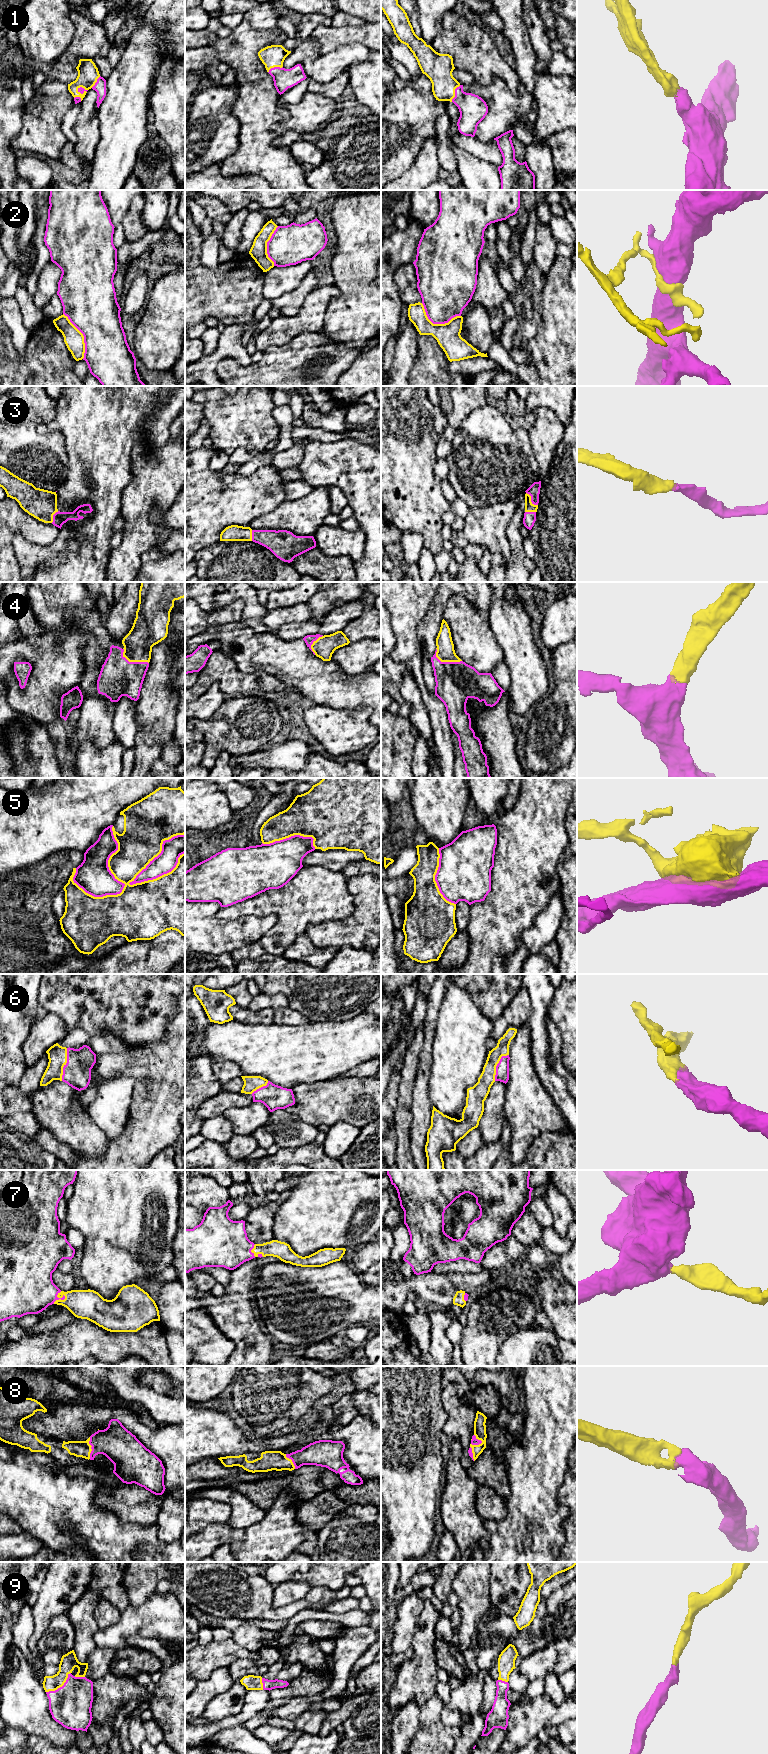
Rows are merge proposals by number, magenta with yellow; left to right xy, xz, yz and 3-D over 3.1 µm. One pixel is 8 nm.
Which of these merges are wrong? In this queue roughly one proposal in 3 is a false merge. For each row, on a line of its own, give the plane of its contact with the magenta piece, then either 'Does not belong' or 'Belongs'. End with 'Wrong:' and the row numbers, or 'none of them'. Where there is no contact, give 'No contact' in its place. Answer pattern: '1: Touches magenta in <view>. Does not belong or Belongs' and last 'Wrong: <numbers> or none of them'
1: Touches magenta in yz. Belongs
2: Touches magenta in yz. Does not belong
3: Touches magenta in yz. Belongs
4: Touches magenta in xy. Belongs
5: Touches magenta in xy. Does not belong
6: Touches magenta in xy. Belongs
7: Touches magenta in xy. Belongs
8: Touches magenta in xy. Belongs
9: Touches magenta in xy. Belongs
Wrong: 2, 5

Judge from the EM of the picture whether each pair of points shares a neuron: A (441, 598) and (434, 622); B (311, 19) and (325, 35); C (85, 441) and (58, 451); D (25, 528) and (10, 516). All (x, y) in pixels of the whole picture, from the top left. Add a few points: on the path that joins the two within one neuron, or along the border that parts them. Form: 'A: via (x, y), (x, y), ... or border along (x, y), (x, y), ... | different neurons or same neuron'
A: via (439, 604), (434, 616) | same neuron
B: border along (331, 24), (318, 26), (308, 37) | different neurons
C: border along (55, 429), (62, 433), (65, 440), (67, 471) | different neurons
D: via (21, 524), (14, 520) | same neuron

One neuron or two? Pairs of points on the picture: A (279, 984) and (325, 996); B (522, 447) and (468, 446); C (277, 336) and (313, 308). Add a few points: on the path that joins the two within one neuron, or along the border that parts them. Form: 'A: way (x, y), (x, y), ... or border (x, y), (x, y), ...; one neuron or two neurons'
A: way (290, 984), (314, 985); one neuron
B: way (509, 448), (486, 449), (481, 446); one neuron
C: way (285, 328), (297, 324), (304, 317); one neuron

